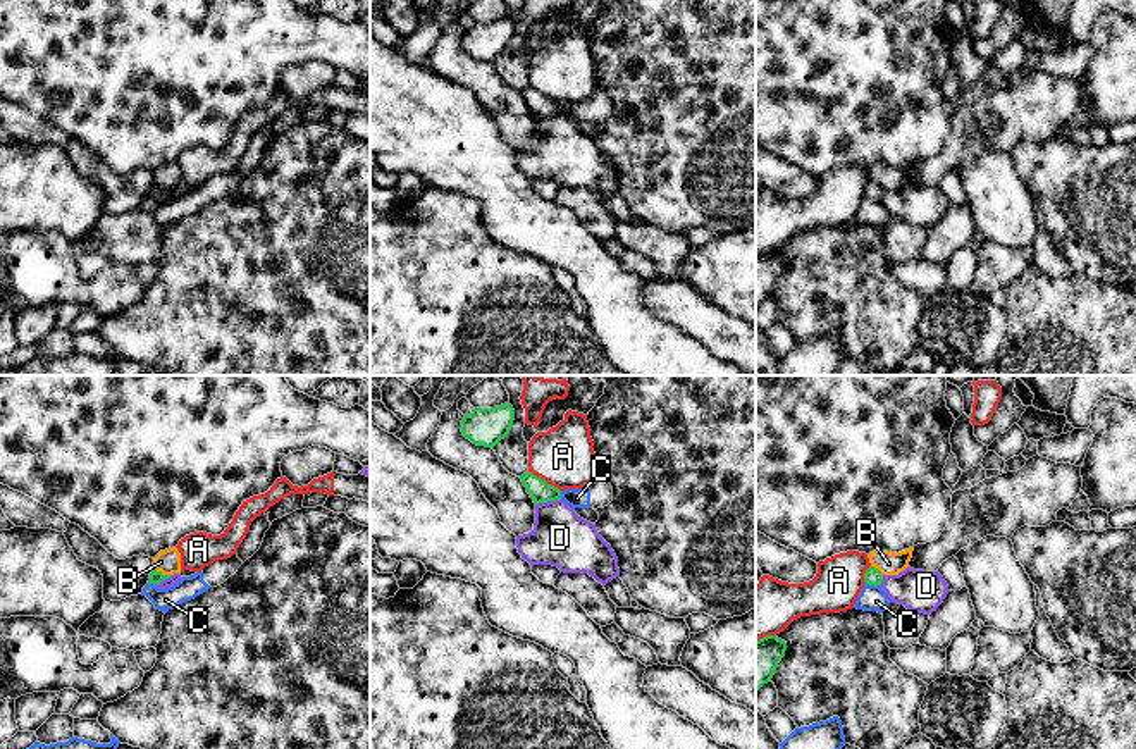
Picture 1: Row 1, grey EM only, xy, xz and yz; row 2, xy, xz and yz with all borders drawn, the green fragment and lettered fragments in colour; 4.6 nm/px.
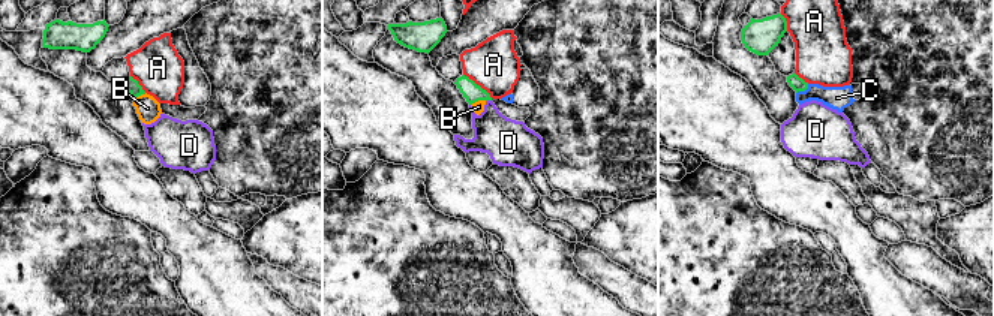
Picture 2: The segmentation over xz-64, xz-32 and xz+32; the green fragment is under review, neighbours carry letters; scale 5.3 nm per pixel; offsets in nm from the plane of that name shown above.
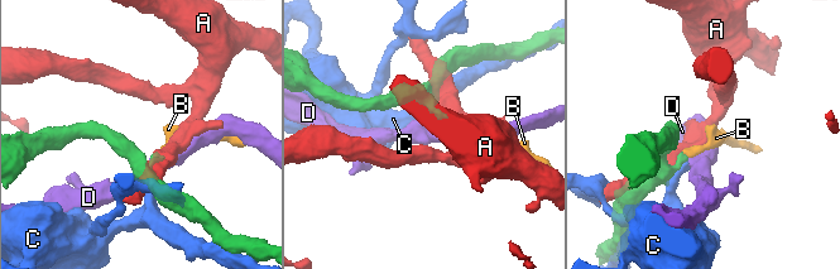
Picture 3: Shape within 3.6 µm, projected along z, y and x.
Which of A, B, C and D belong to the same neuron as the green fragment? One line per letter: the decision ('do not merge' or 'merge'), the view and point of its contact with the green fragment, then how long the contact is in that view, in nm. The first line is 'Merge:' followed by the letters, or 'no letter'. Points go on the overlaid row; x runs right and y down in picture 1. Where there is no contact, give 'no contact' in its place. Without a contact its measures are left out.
Merge: no letter
A: do not merge; meets green in xz at (544, 481); contact 180 nm long
B: do not merge; meets green in xy at (162, 574); contact 100 nm long
C: do not merge; meets green in yz at (873, 584); contact 70 nm long
D: do not merge; meets green in xz at (548, 500); contact 120 nm long

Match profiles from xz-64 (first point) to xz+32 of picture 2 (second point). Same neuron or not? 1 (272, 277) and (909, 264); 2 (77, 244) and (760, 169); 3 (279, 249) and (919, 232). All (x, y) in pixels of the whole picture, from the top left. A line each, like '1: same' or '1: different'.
1: same
2: different
3: different

